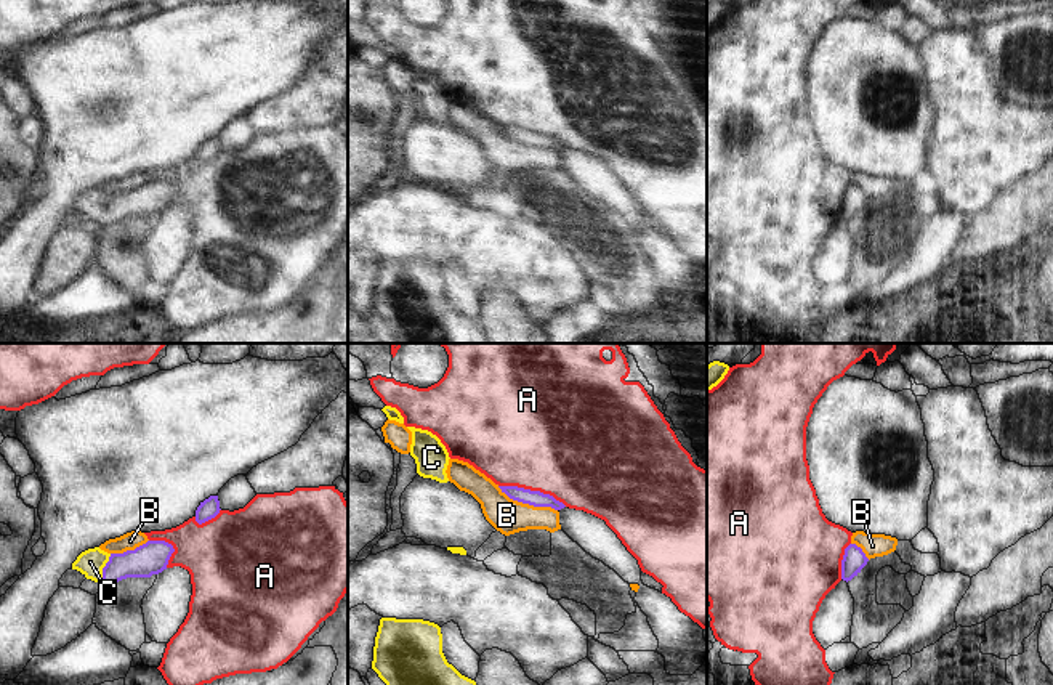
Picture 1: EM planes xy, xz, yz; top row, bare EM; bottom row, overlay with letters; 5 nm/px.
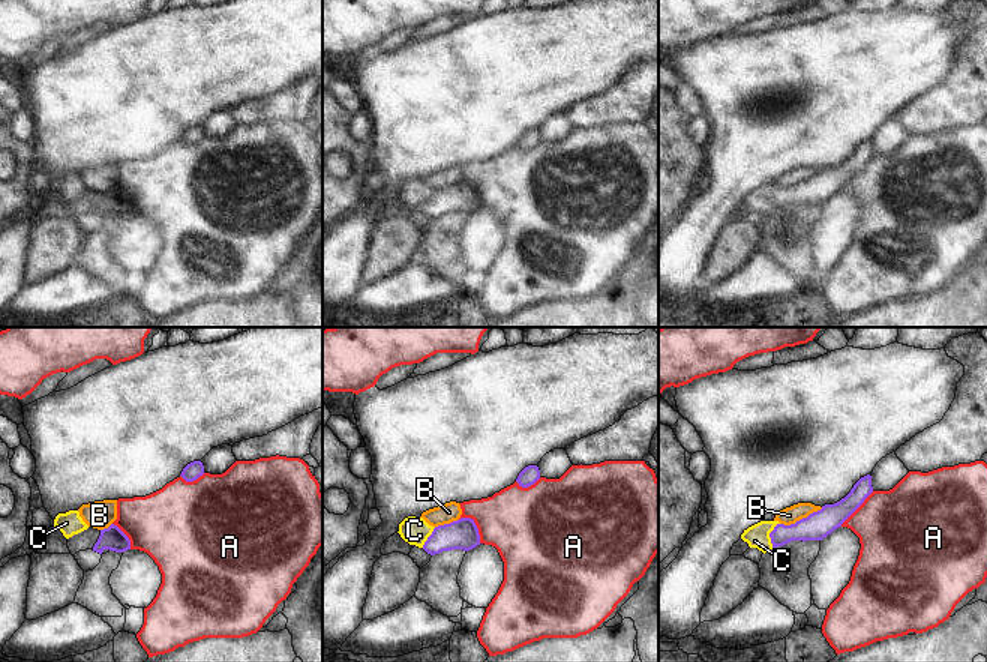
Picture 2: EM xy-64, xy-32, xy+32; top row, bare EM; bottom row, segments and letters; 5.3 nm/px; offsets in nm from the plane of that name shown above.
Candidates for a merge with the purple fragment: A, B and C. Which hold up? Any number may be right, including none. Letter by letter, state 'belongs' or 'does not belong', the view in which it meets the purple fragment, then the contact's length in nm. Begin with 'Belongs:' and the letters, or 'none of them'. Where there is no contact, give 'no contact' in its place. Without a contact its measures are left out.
Belongs: C
A: does not belong | xz | 360 nm
B: does not belong | xz | 320 nm
C: belongs | xy | 170 nm

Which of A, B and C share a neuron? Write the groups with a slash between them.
A / B / C

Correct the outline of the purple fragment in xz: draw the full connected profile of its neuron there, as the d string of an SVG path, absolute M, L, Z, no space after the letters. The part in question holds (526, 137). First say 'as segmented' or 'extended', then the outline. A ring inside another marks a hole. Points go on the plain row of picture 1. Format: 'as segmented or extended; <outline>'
as segmented; M498 127L498 128L510 140L522 143L522 144L529 144L534 148L551 148L555 151L561 151L566 148L563 143L556 141L553 136L543 135L540 132L531 132L531 130L524 130L518 127Z

